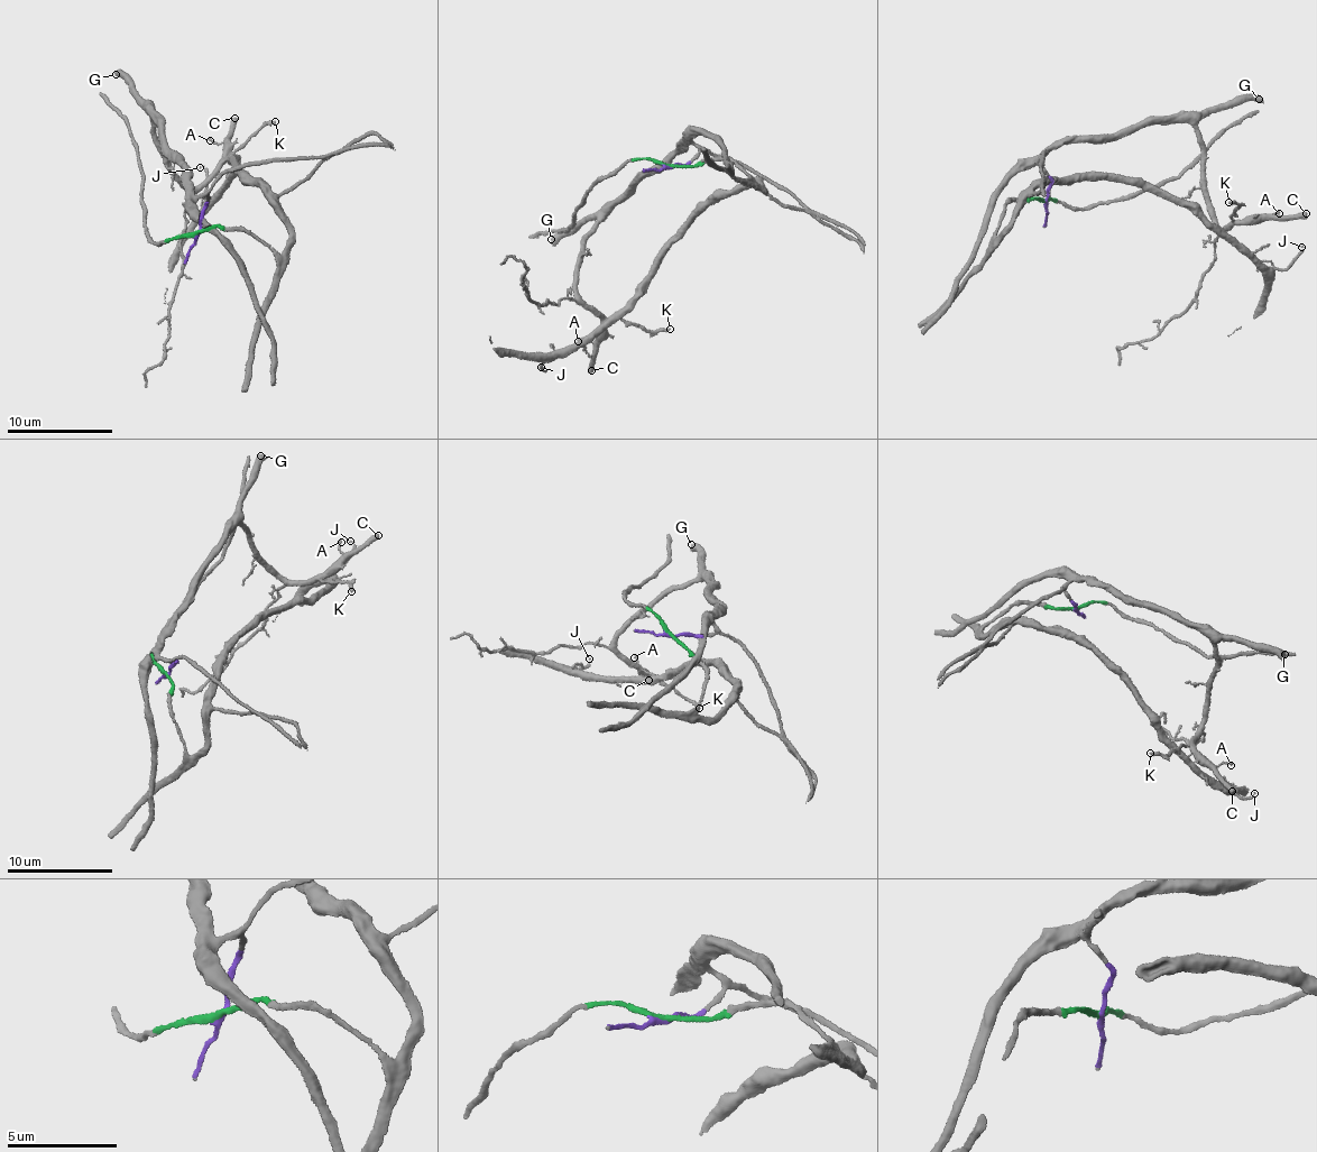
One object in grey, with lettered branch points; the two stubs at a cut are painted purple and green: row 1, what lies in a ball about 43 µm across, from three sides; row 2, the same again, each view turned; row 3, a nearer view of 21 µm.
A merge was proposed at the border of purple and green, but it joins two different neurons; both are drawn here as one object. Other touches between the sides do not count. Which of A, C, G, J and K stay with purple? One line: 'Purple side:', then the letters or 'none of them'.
Purple side: A, C, G, K

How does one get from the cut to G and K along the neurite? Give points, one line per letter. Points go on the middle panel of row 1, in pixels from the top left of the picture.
G: (666, 165), (687, 162), (698, 150), (688, 141), (625, 192), (550, 239)
K: (666, 165), (698, 150), (688, 141), (638, 181), (601, 215), (576, 261), (580, 300), (609, 319), (671, 328)

